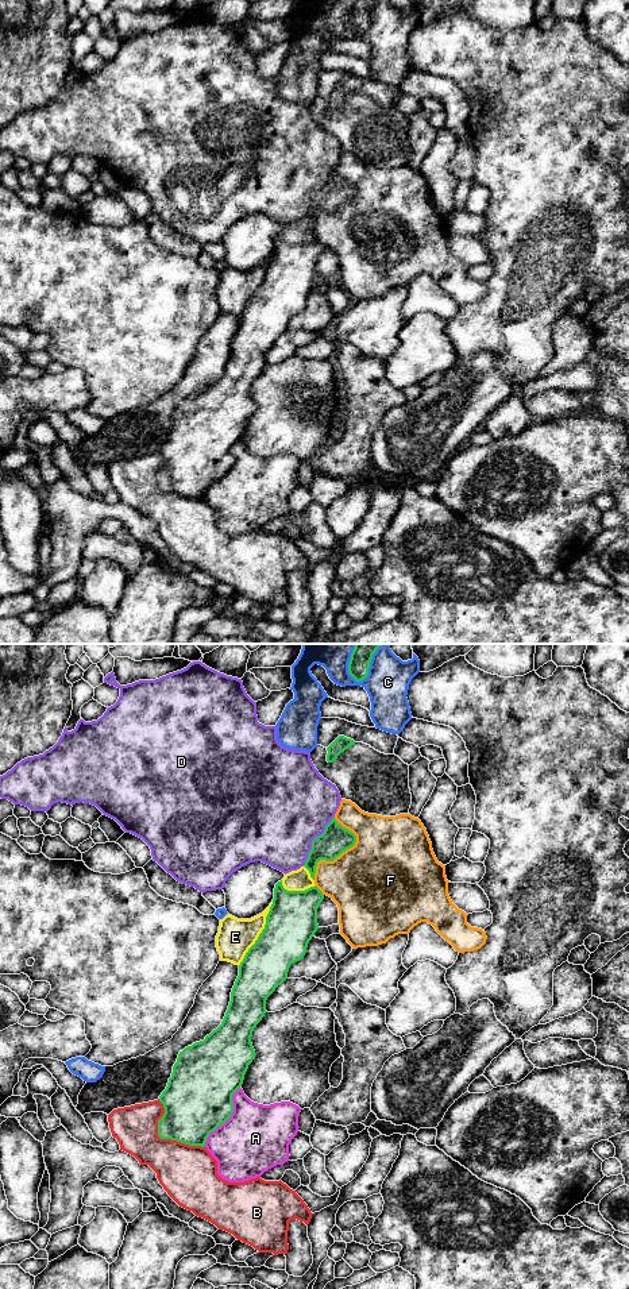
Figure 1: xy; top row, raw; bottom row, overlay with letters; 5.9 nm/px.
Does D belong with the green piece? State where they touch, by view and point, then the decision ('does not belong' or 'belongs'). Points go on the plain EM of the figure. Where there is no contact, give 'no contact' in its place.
meets green in xy at (313, 192); does not belong

